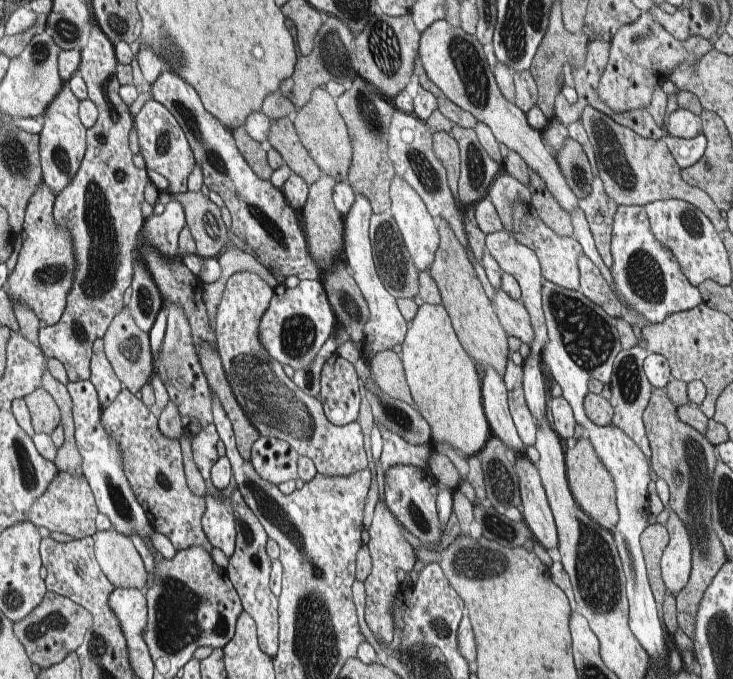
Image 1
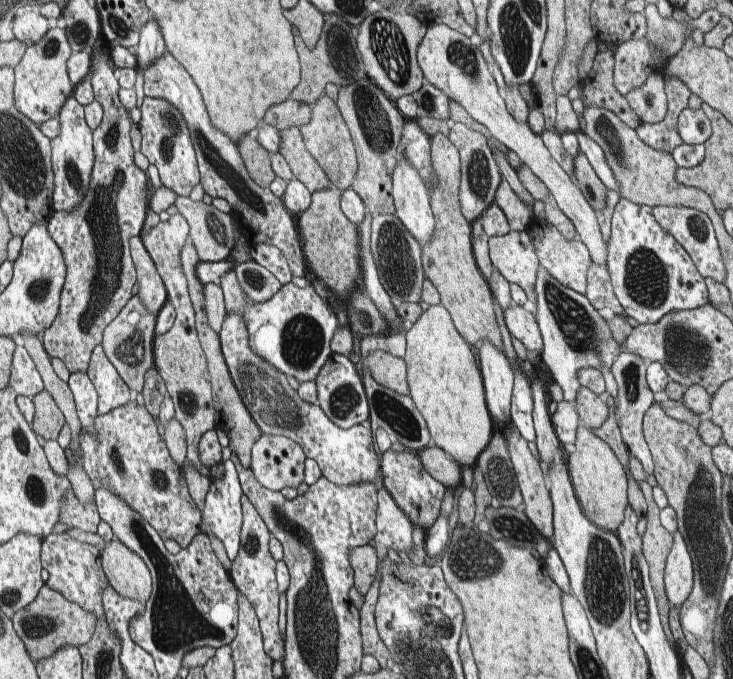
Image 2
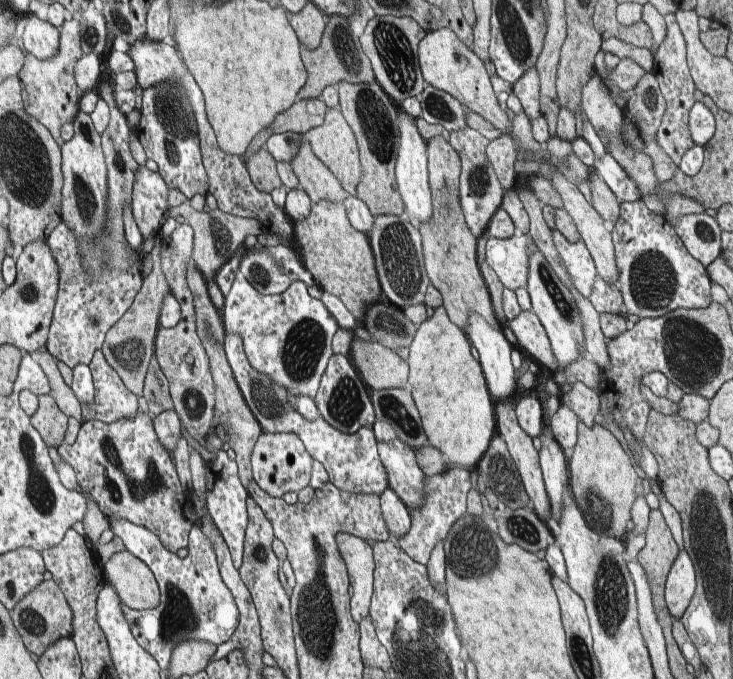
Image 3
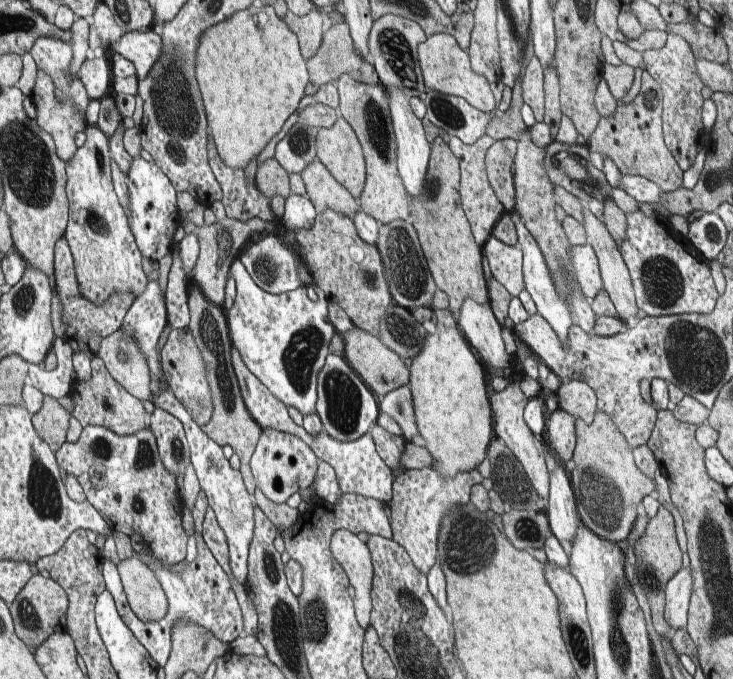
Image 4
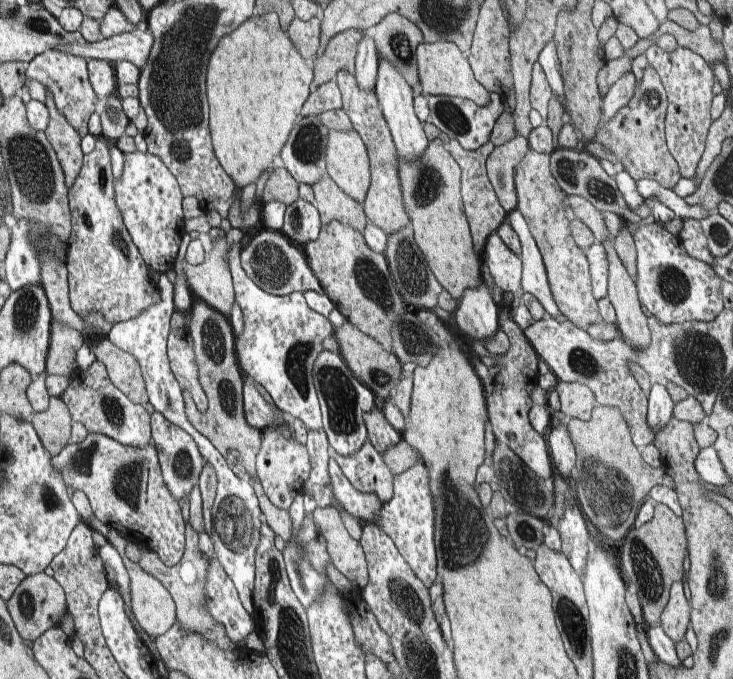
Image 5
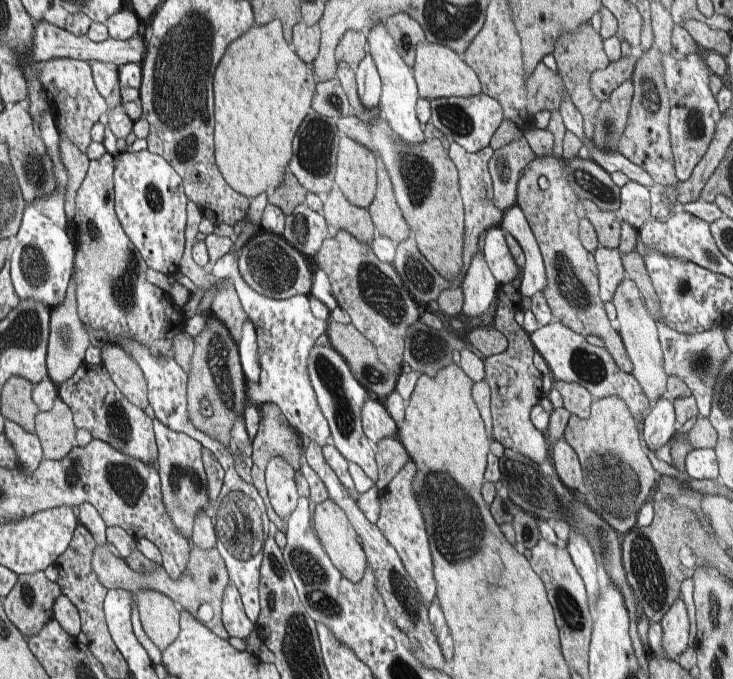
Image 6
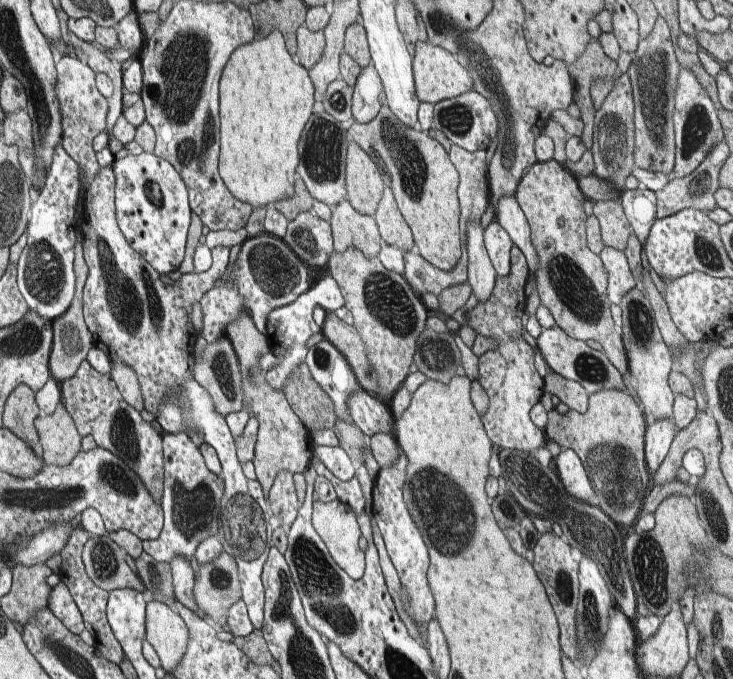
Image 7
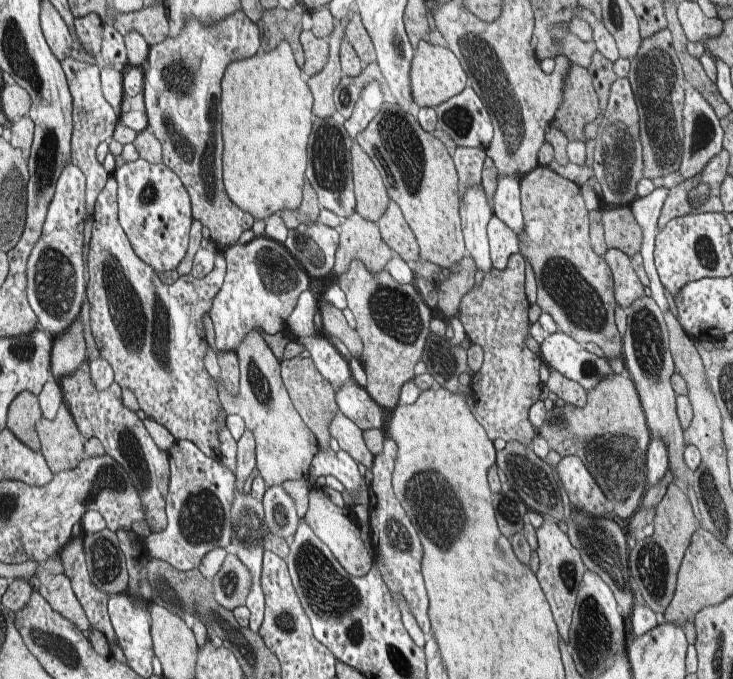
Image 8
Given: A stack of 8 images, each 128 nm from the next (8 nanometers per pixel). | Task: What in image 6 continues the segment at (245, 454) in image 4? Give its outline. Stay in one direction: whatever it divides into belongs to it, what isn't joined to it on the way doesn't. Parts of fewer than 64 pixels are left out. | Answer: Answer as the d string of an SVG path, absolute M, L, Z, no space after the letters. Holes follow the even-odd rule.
M214 314L207 318L204 329L193 338L195 352L191 359L191 370L187 383L187 412L191 424L203 434L219 441L233 457L231 449L232 430L242 412L242 402L247 398L246 380L240 368L238 350L227 326ZM208 400L213 416L205 417L200 412L201 401Z

